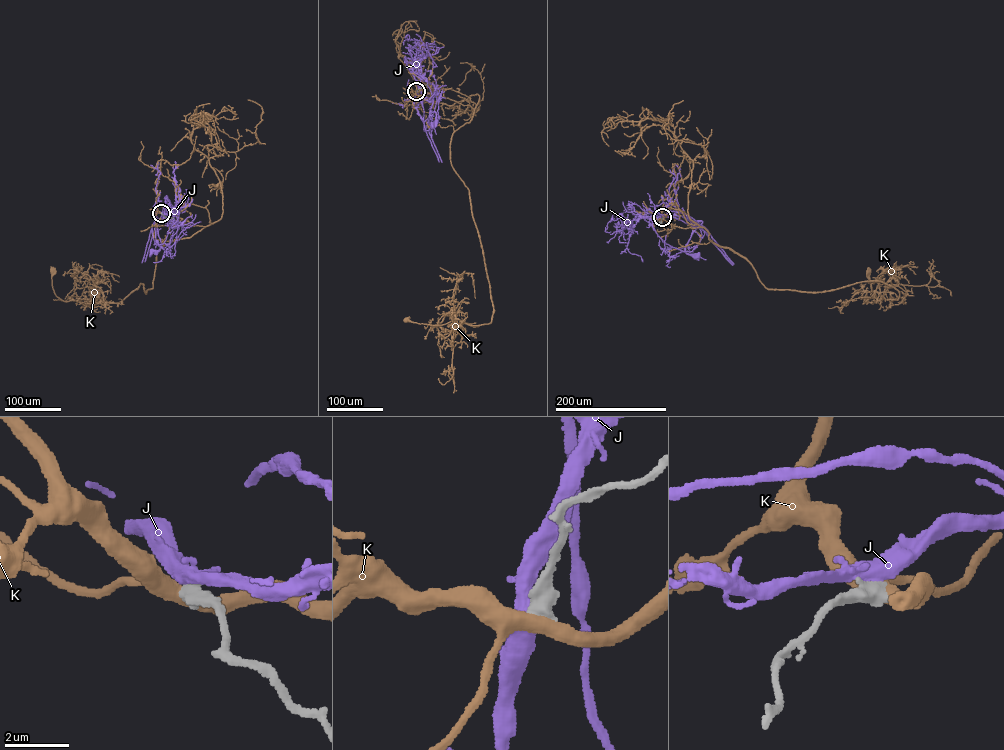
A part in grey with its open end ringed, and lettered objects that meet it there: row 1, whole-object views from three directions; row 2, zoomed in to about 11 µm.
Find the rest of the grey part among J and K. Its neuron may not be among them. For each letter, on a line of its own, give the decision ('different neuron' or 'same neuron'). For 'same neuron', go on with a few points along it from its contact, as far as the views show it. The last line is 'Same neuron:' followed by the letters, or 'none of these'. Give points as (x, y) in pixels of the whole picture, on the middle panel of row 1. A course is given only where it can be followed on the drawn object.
J: different neuron
K: different neuron
Same neuron: none of these

